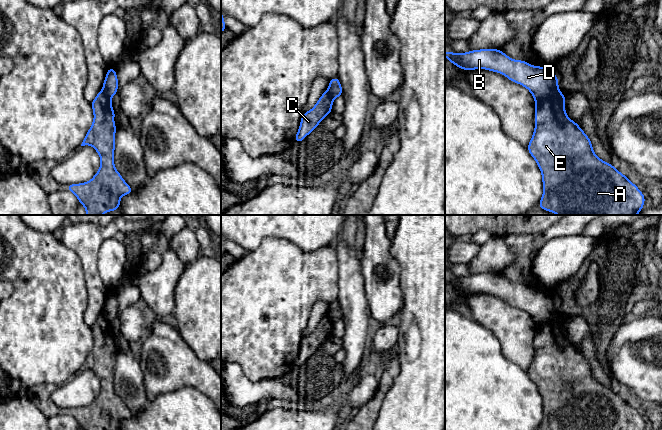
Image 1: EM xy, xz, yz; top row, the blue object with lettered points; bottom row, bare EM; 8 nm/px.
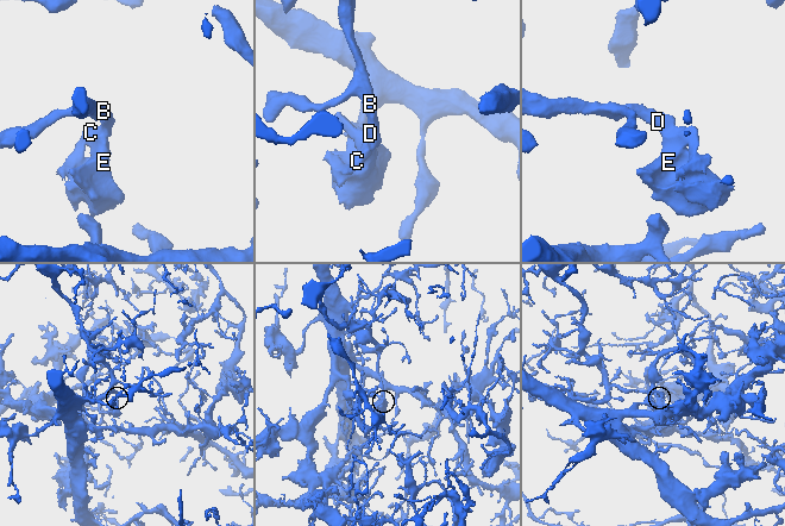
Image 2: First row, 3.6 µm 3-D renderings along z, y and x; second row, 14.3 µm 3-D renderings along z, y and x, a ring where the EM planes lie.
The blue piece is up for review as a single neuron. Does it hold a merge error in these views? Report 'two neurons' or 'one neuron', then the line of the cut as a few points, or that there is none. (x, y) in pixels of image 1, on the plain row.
two neurons | yz (558, 311), (550, 320), (535, 326)

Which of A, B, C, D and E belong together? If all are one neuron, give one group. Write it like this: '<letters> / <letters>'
A C E / B D

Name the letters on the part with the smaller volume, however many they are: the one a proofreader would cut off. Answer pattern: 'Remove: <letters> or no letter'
Remove: A, C, E

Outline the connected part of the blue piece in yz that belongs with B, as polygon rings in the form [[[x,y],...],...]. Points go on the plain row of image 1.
[[[487,272],[466,277],[446,275],[445,281],[462,294],[485,293],[498,296],[509,305],[527,312],[535,326],[551,321],[558,312],[558,301],[548,292],[513,284],[499,273]]]

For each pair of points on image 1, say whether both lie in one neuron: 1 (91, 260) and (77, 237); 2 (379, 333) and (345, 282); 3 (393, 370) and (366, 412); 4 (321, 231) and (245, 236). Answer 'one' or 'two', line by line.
1: one
2: two
3: one
4: one

